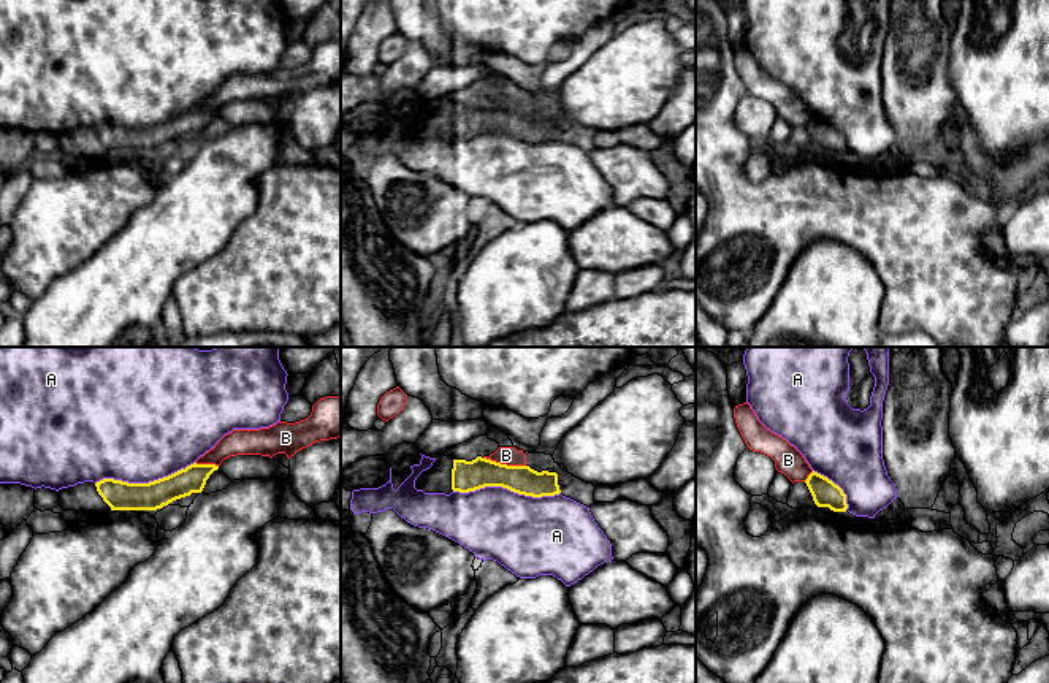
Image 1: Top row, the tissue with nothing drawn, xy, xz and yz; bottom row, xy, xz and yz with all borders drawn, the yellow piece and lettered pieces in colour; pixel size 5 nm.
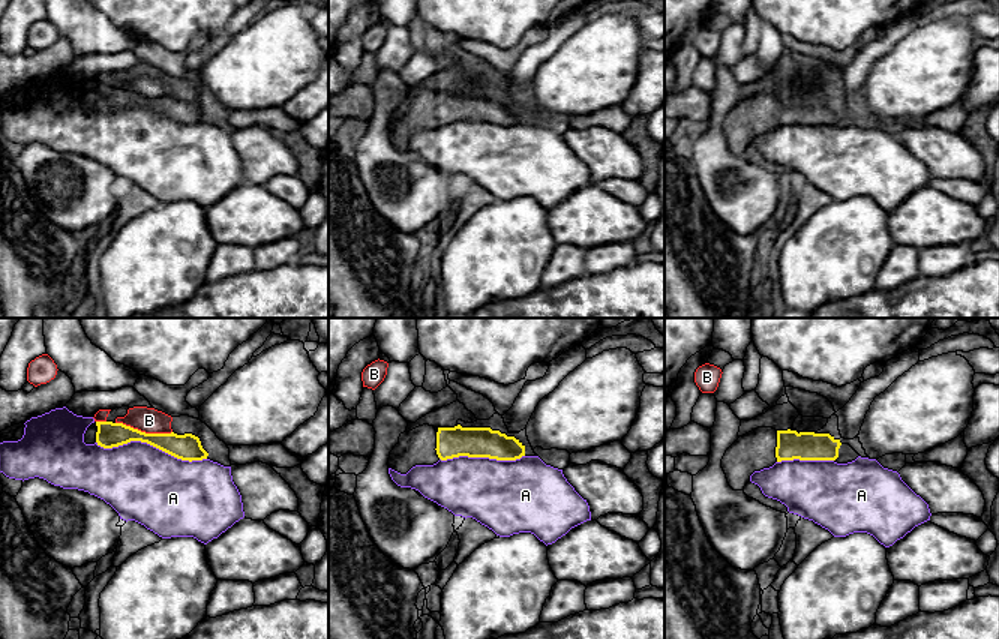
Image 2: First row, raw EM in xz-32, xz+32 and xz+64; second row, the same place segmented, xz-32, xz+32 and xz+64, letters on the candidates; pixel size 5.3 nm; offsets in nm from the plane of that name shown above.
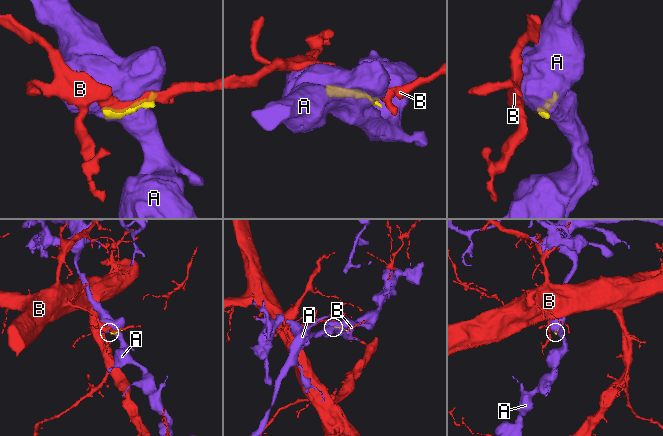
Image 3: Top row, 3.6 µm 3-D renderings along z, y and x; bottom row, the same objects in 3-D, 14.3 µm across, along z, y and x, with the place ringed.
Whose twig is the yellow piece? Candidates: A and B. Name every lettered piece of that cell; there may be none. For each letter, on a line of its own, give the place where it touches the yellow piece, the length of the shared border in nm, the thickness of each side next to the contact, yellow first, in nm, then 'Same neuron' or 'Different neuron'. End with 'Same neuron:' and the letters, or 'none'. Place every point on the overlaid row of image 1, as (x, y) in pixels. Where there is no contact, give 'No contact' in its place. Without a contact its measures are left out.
A: Touches yellow at xz (507, 488). Shared border 550 nm. Thickness 160 nm (yellow) against 400 nm. Different neuron
B: Touches yellow at xz (504, 465). Shared border 220 nm. Thickness 160 nm (yellow) against 100 nm. Different neuron
Same neuron: none

